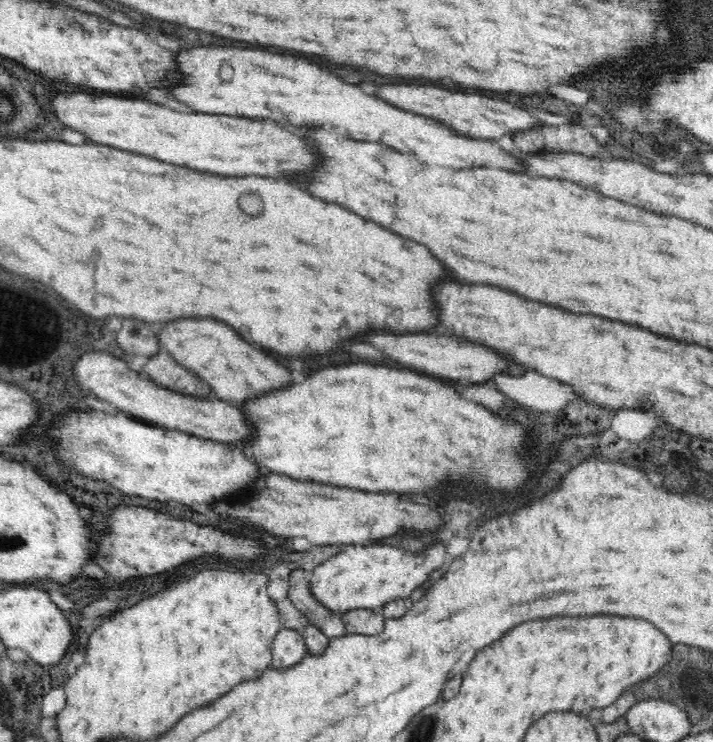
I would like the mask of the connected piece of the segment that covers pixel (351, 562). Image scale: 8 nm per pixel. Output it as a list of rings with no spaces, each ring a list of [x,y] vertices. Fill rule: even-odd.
[[[434,541],[420,551],[407,551],[402,547],[371,542],[356,543],[332,555],[309,574],[310,591],[322,605],[343,615],[354,609],[379,609],[390,601],[412,597],[424,584],[430,572],[442,568],[446,560],[446,546]]]

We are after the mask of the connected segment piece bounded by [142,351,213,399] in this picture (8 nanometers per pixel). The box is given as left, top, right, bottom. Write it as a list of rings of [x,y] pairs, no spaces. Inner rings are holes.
[[[161,351],[151,356],[147,364],[143,366],[142,373],[156,384],[177,393],[201,399],[213,397],[210,385],[198,377],[194,371],[184,368],[168,352]]]

